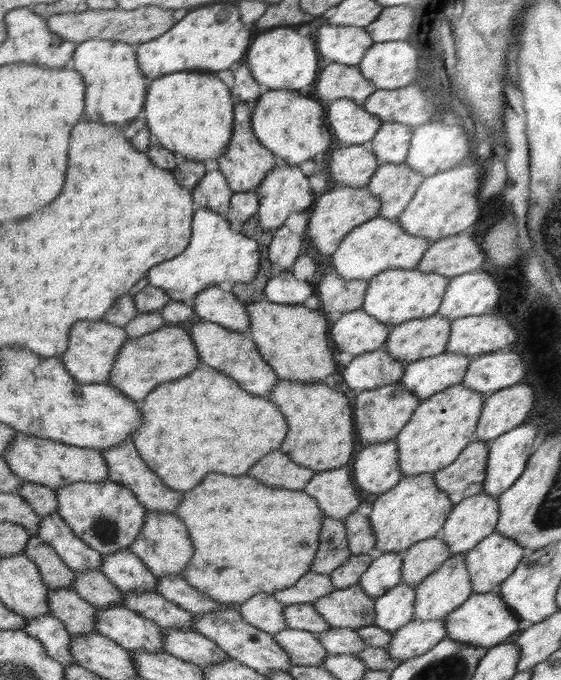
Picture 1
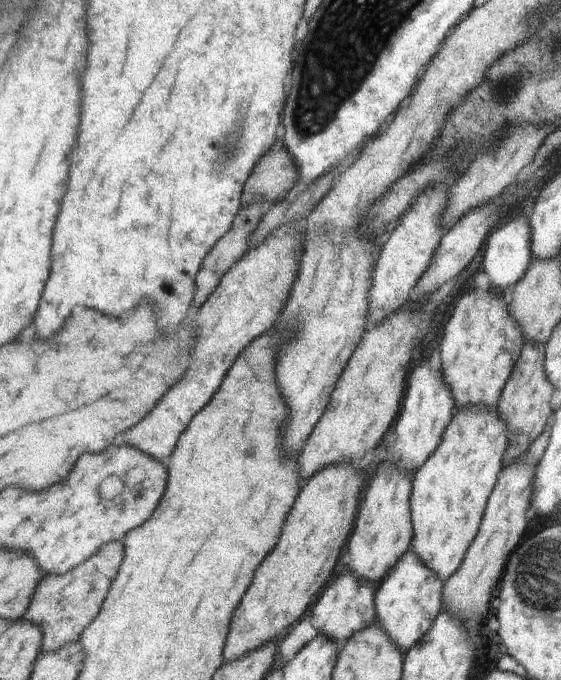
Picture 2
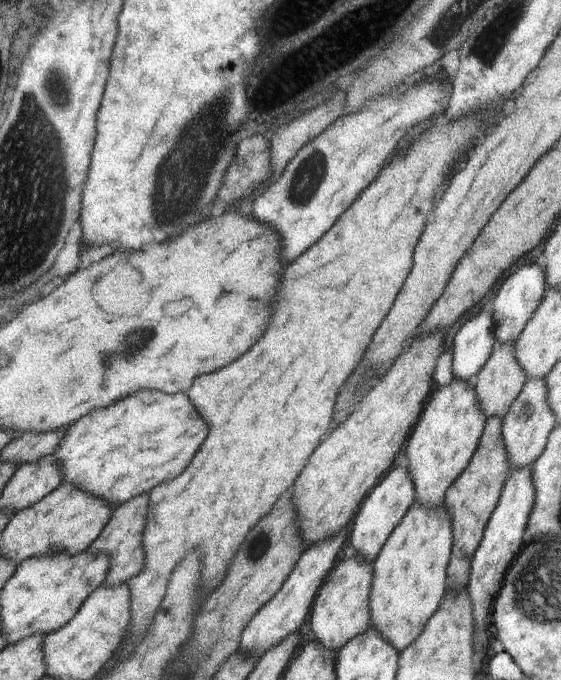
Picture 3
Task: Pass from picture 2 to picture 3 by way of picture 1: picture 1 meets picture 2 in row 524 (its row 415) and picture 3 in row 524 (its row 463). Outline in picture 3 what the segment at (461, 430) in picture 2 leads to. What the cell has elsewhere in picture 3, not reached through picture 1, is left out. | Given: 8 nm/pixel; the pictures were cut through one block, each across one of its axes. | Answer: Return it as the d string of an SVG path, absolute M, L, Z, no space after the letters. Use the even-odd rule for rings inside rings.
M414 501L372 563L371 625L400 654L424 632L447 590L446 570L452 552L452 520L444 505L432 512Z

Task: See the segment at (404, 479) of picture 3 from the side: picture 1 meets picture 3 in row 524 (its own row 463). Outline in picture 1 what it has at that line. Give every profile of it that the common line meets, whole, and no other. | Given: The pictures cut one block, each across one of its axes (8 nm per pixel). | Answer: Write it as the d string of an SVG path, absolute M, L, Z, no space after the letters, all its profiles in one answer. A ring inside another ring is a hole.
M396 440L376 443L364 447L354 460L354 480L359 490L364 490L368 494L380 496L388 492L393 486L396 486L402 480L403 474L399 466L399 444Z

